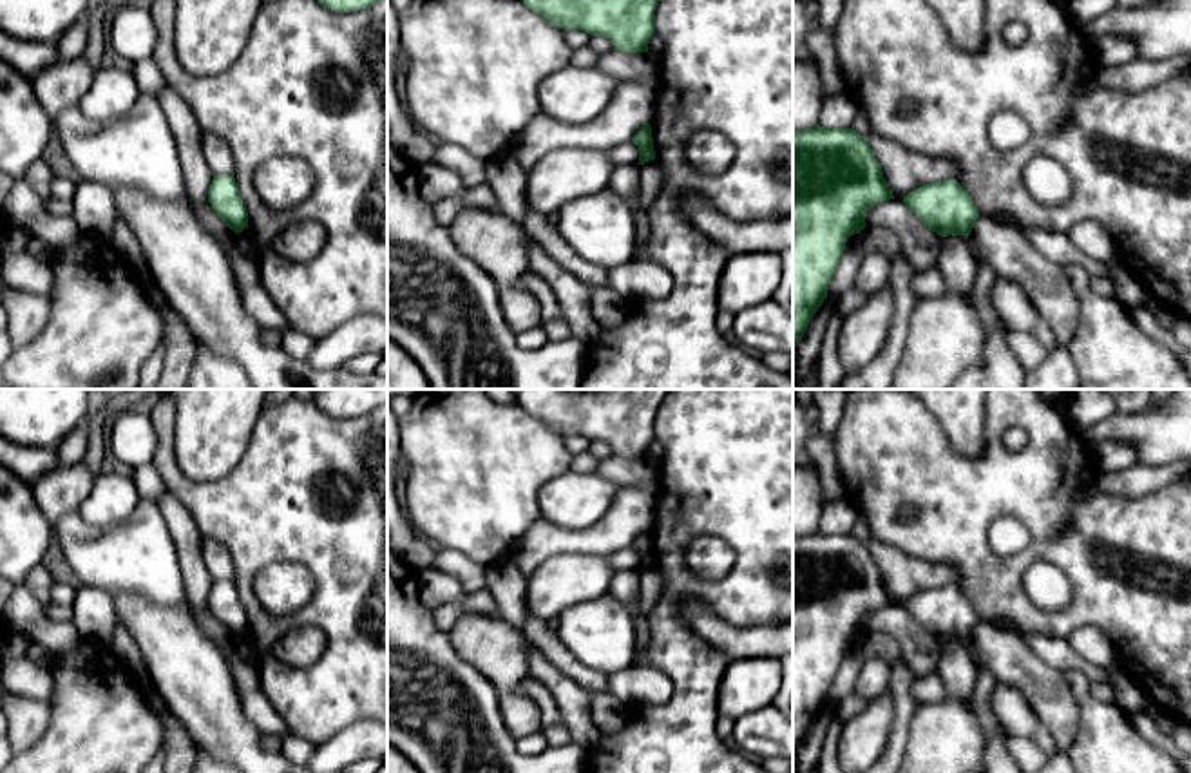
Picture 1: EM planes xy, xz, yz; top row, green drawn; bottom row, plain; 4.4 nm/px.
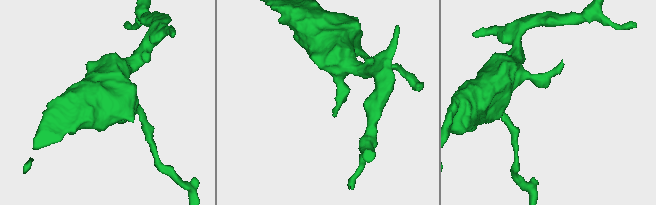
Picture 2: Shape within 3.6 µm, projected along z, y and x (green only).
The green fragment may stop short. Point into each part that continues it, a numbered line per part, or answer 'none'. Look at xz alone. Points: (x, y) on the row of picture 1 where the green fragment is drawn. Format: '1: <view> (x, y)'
none

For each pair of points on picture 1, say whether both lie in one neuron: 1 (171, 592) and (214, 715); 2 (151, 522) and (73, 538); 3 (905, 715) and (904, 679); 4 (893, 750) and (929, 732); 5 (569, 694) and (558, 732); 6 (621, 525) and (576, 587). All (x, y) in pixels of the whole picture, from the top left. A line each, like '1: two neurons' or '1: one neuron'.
1: two neurons
2: one neuron
3: one neuron
4: two neurons
5: two neurons
6: two neurons

